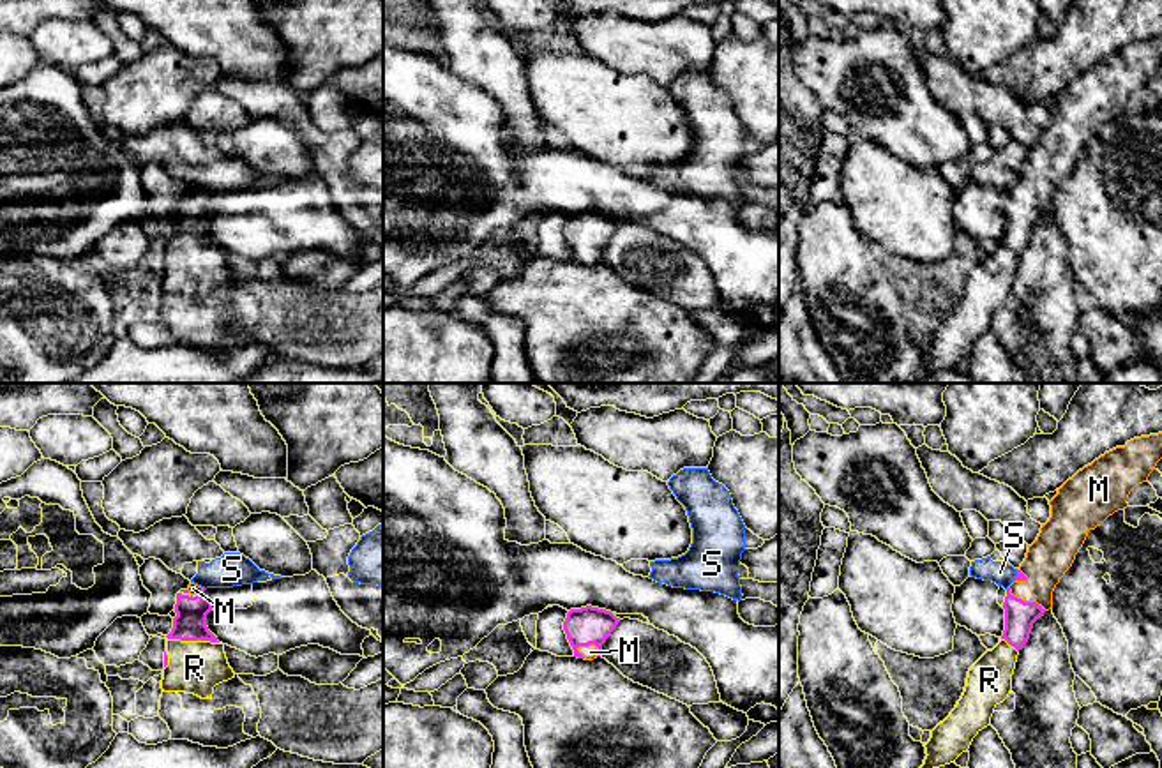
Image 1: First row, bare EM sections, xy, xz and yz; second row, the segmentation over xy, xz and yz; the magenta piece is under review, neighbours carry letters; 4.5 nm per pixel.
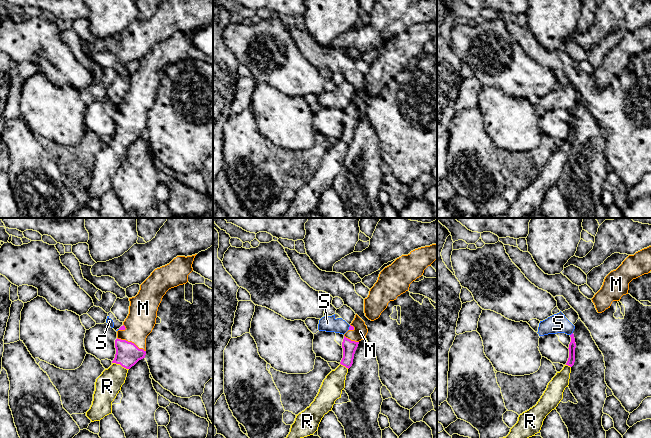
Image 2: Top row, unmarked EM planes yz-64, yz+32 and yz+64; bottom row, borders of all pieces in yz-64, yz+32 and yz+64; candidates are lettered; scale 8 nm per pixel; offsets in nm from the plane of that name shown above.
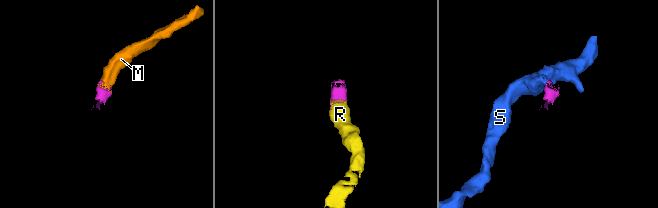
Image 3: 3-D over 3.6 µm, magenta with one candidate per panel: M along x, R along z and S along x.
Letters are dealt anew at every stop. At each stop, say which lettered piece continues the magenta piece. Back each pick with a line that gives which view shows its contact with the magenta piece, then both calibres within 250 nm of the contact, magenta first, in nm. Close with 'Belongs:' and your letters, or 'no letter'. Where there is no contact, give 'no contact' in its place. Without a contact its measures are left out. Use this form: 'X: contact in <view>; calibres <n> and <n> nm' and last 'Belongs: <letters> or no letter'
M: contact in yz; calibres 140 and 200 nm
R: contact in xy; calibres 150 and 240 nm
Belongs: M, R

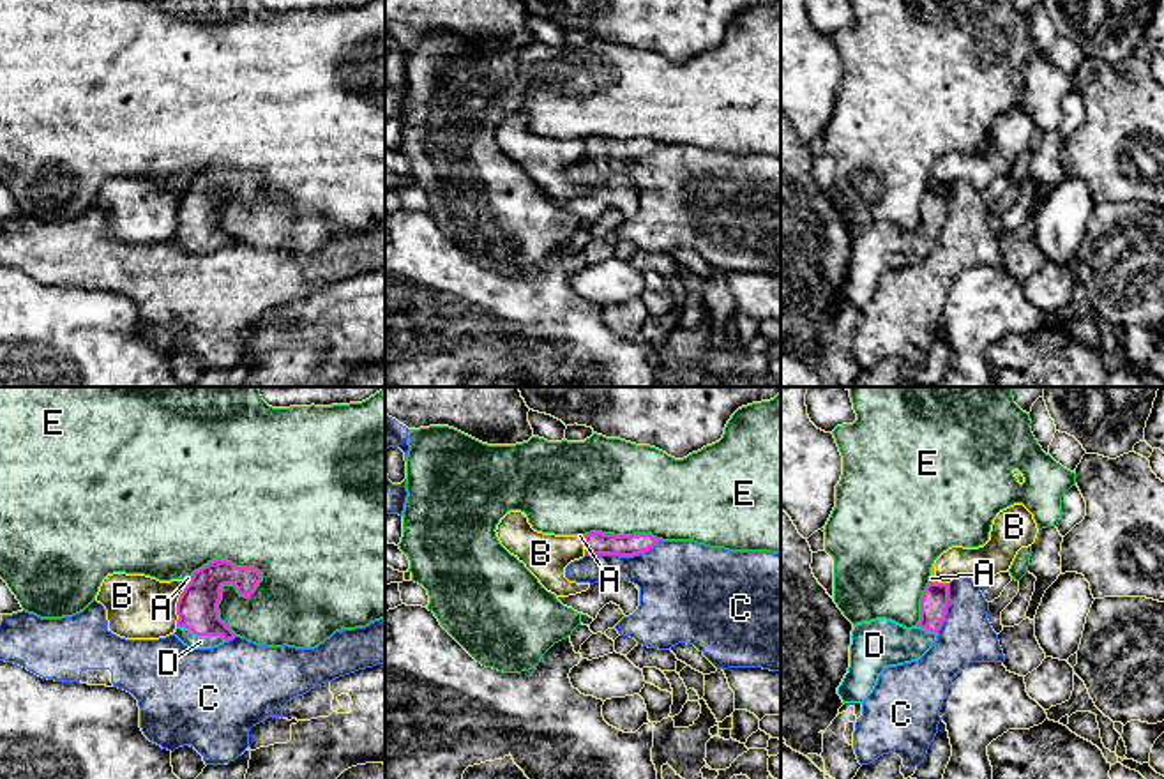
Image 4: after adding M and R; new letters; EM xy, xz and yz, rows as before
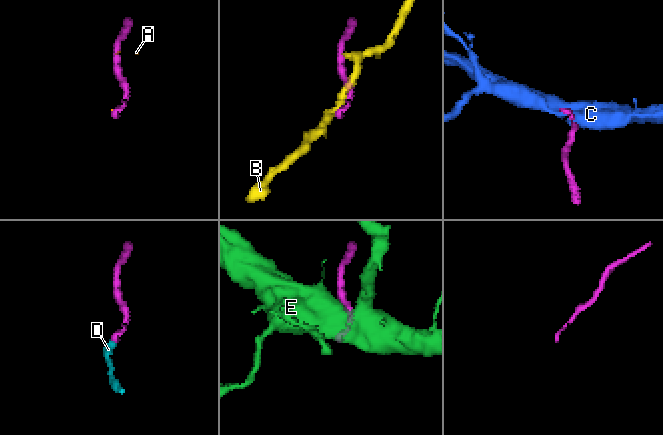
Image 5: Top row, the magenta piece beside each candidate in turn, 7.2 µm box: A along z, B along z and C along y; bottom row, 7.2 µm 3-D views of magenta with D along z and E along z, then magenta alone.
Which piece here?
D: contact in xy; calibres 190 and 70 nm
Belongs: D

